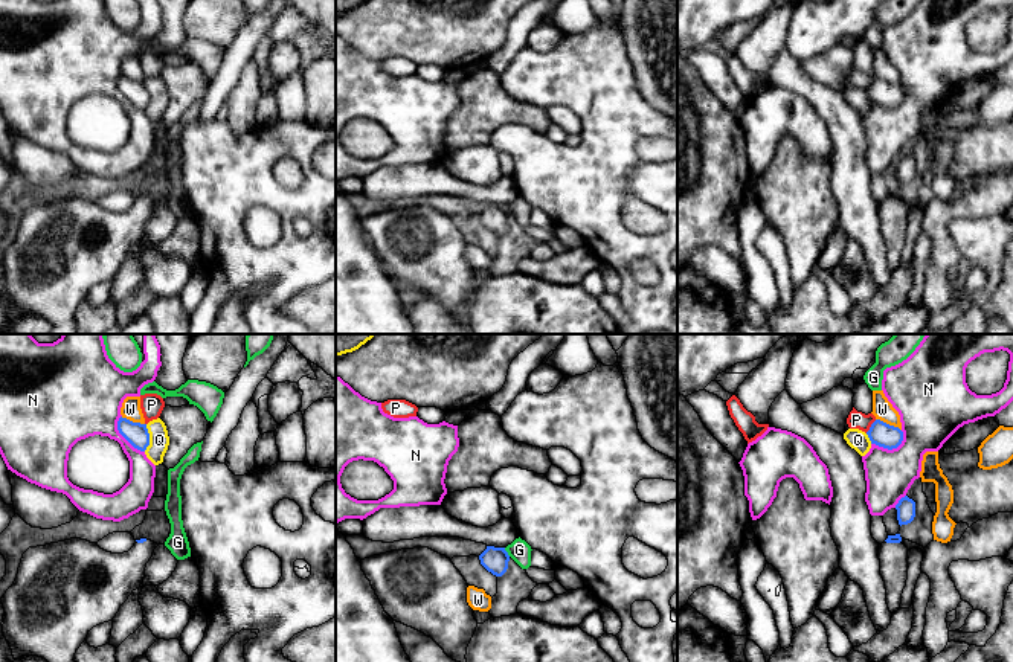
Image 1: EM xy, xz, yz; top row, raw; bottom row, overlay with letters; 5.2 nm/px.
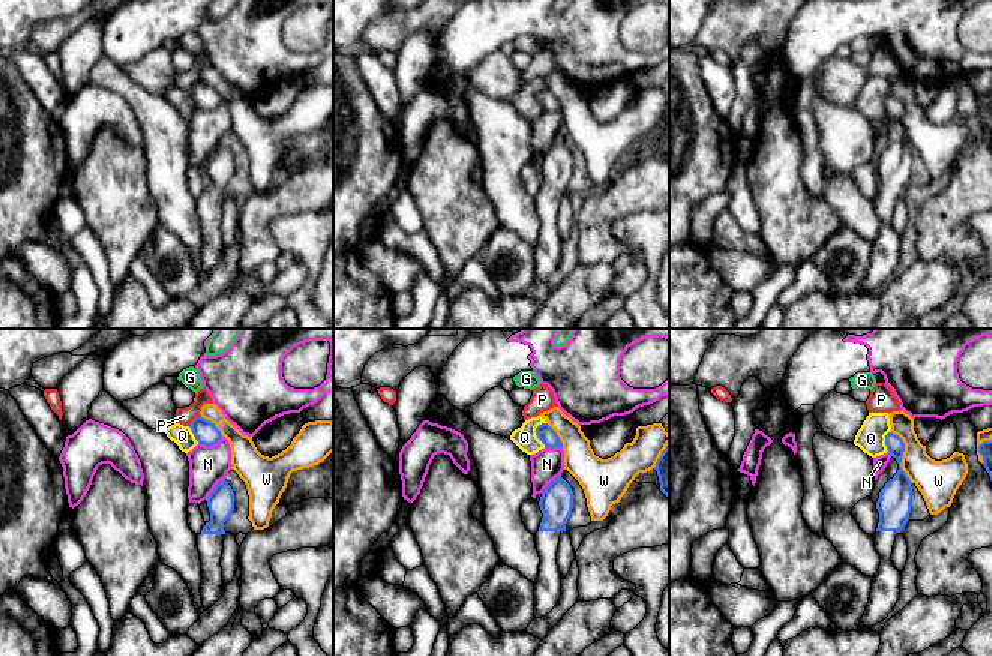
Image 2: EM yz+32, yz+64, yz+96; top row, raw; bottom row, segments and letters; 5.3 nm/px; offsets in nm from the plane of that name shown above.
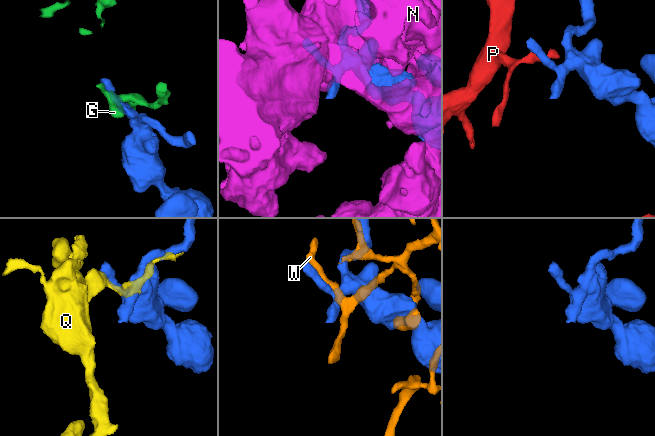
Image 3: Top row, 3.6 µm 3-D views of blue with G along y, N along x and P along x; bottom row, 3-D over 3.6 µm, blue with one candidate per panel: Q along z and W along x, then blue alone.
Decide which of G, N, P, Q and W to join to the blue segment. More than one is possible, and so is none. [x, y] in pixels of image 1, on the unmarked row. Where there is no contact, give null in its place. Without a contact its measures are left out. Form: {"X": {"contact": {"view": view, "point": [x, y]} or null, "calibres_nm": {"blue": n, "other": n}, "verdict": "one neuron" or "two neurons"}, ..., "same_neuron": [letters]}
{"G": {"contact": {"view": "xz", "point": [507, 211]}, "calibres_nm": {"blue": 140, "other": 110}, "verdict": "two neurons"}, "N": {"contact": {"view": "yz", "point": [891, 107]}, "calibres_nm": {"blue": 130, "other": 300}, "verdict": "two neurons"}, "P": {"contact": {"view": "yz", "point": [871, 84]}, "calibres_nm": {"blue": 130, "other": 100}, "verdict": "two neurons"}, "Q": {"contact": {"view": "xy", "point": [148, 96]}, "calibres_nm": {"blue": 120, "other": 110}, "verdict": "two neurons"}, "W": {"contact": {"view": "yz", "point": [888, 83]}, "calibres_nm": {"blue": 130, "other": 110}, "verdict": "two neurons"}, "same_neuron": []}

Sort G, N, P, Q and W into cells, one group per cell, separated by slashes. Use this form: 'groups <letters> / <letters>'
groups G / N / P / Q / W

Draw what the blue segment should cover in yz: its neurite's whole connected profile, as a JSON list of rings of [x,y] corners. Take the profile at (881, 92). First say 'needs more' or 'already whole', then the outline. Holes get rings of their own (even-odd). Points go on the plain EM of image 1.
already whole; [[[876,78],[867,90],[871,102],[892,108],[903,99],[903,90],[899,85],[889,84],[880,78]]]

